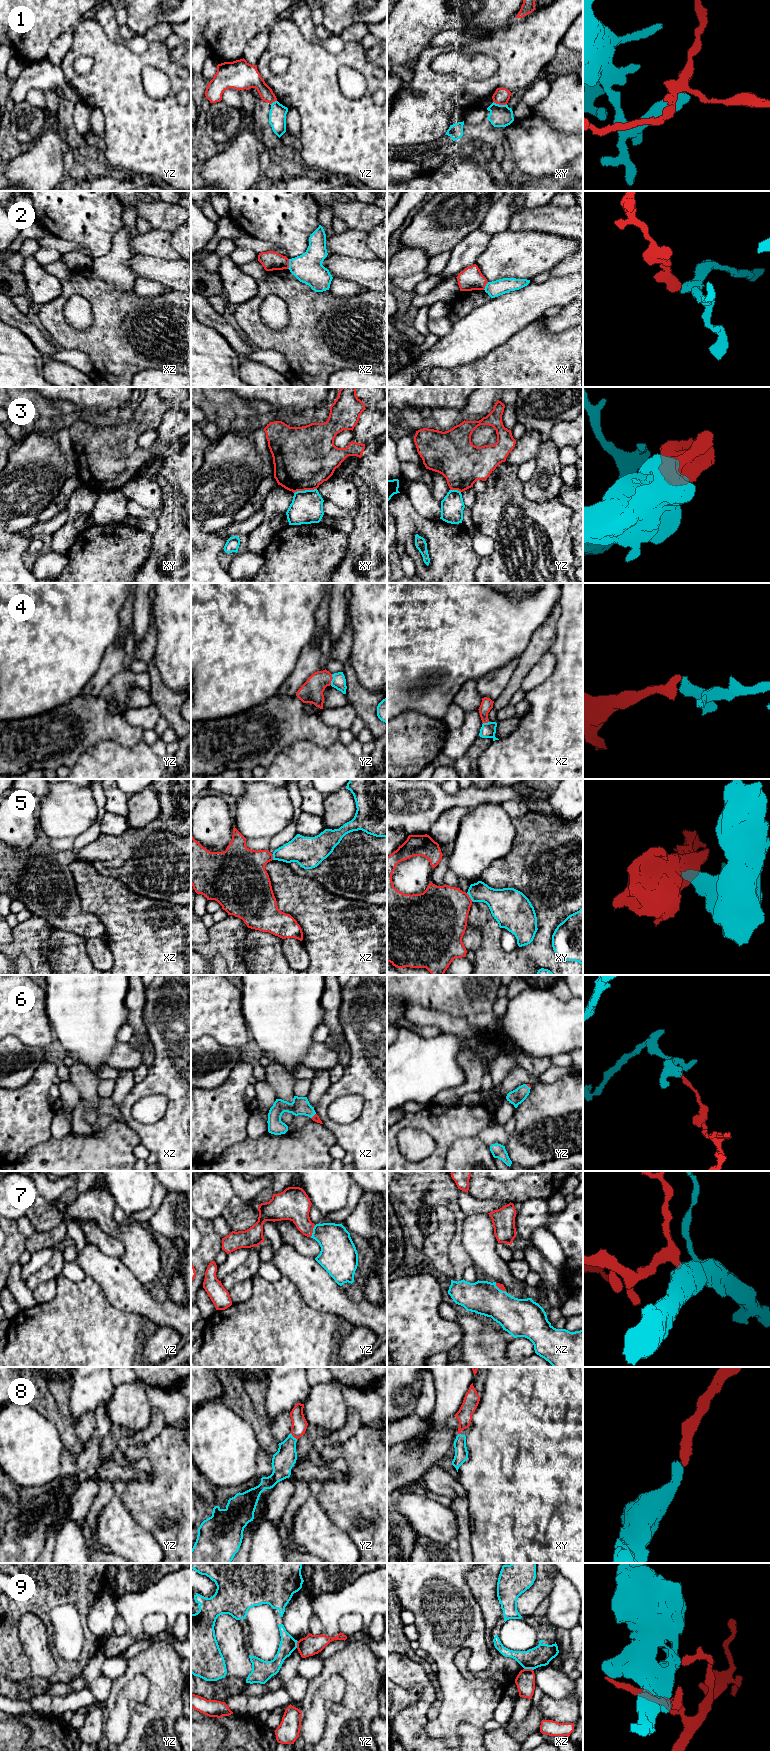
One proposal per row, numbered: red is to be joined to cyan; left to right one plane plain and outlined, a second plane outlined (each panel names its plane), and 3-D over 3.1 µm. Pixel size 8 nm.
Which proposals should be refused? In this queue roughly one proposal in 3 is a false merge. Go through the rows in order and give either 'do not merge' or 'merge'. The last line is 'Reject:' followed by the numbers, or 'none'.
1: do not merge
2: do not merge
3: do not merge
4: merge
5: do not merge
6: merge
7: merge
8: merge
9: do not merge
Reject: 1, 2, 3, 5, 9

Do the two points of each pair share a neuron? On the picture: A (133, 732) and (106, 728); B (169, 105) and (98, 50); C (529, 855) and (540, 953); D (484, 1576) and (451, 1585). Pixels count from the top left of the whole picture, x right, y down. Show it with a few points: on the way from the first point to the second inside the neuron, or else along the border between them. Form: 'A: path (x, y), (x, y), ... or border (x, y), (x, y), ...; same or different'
A: path (126, 732), (113, 728); same
B: path (150, 105), (116, 73), (116, 69); same
C: path (545, 879), (545, 929); same
D: border (466, 1573), (466, 1583), (472, 1597), (477, 1602); different

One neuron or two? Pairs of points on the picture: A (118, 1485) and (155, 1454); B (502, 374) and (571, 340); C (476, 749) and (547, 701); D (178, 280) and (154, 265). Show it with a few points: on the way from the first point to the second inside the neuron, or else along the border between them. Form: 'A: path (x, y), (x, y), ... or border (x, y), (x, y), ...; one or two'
A: border (127, 1484), (121, 1493); two
B: path (519, 374), (523, 374), (545, 352), (554, 352); one
C: border (493, 741), (478, 760); two
D: path (172, 274), (168, 271), (160, 270); one

